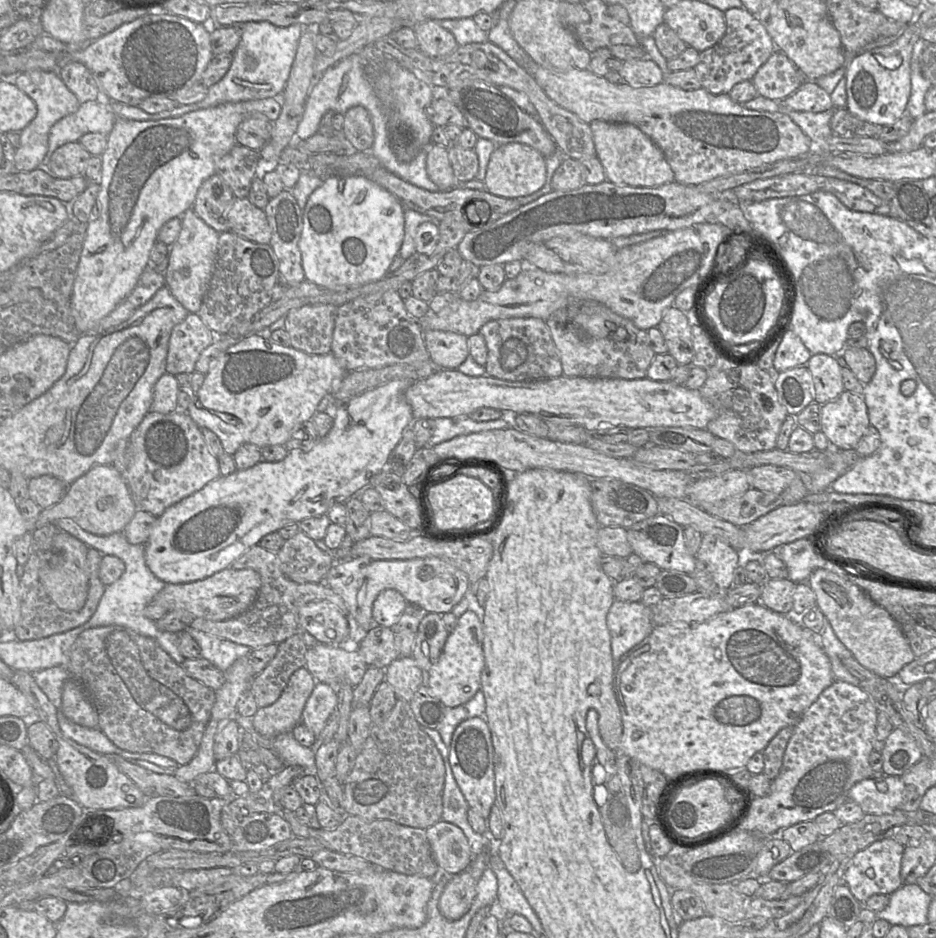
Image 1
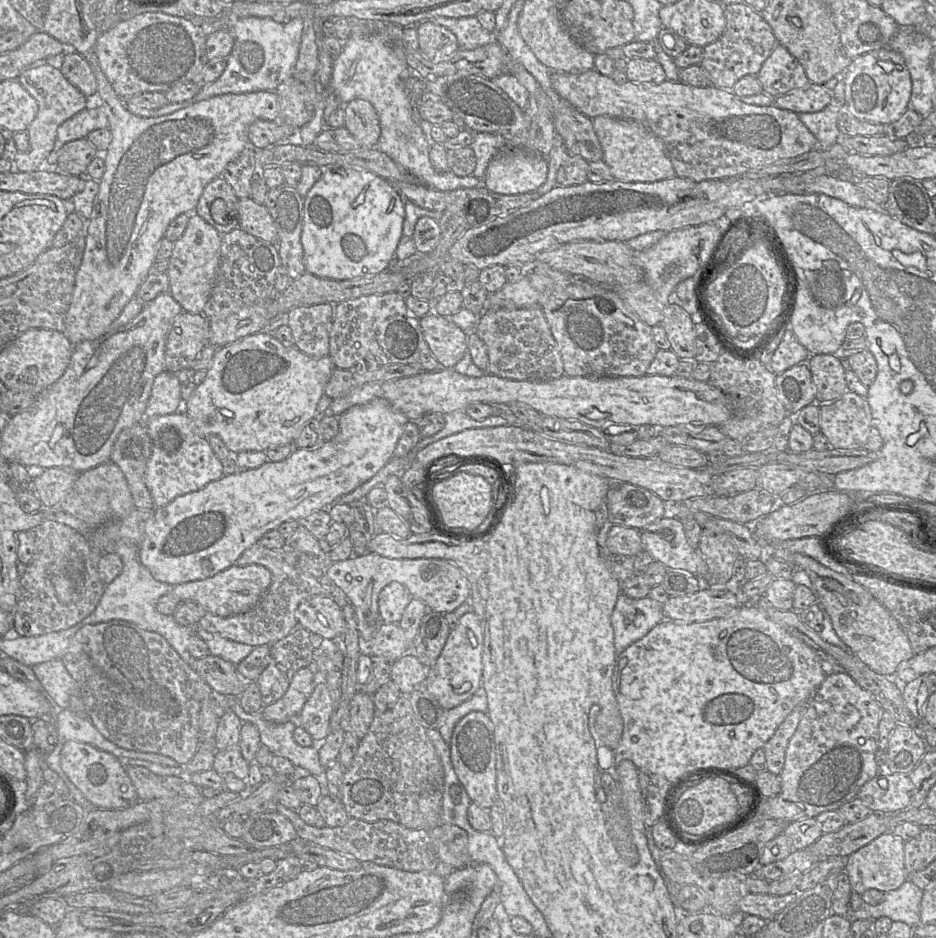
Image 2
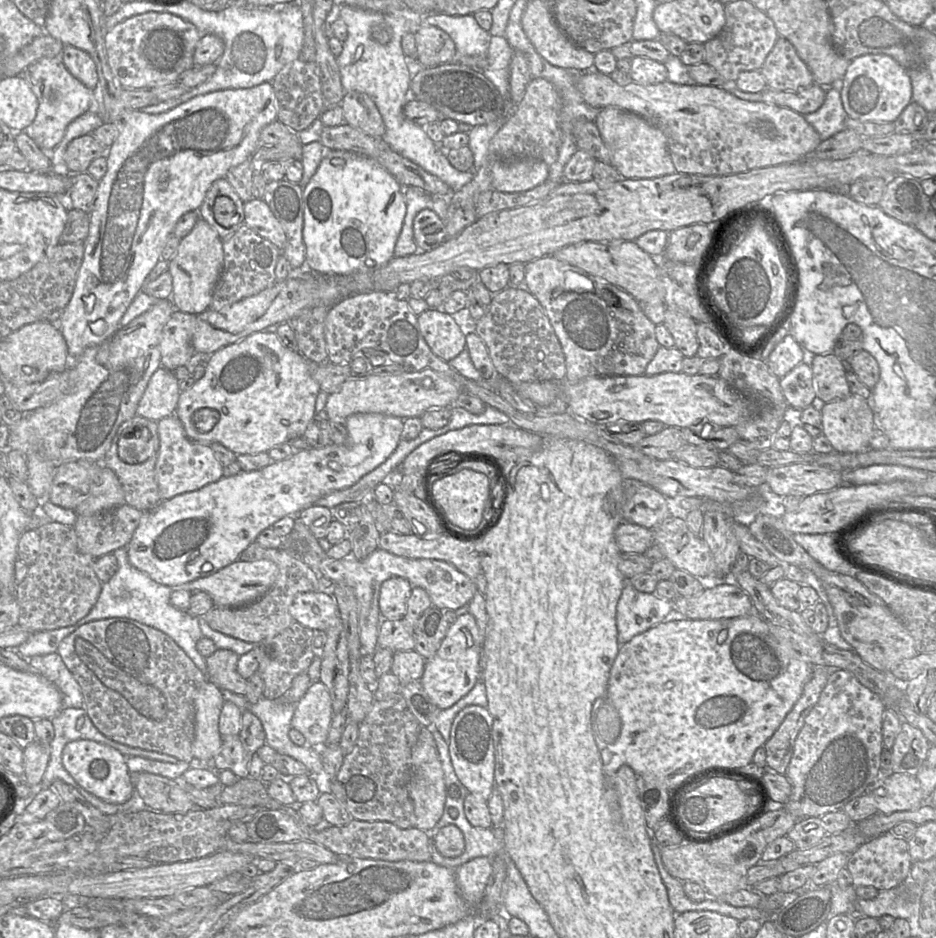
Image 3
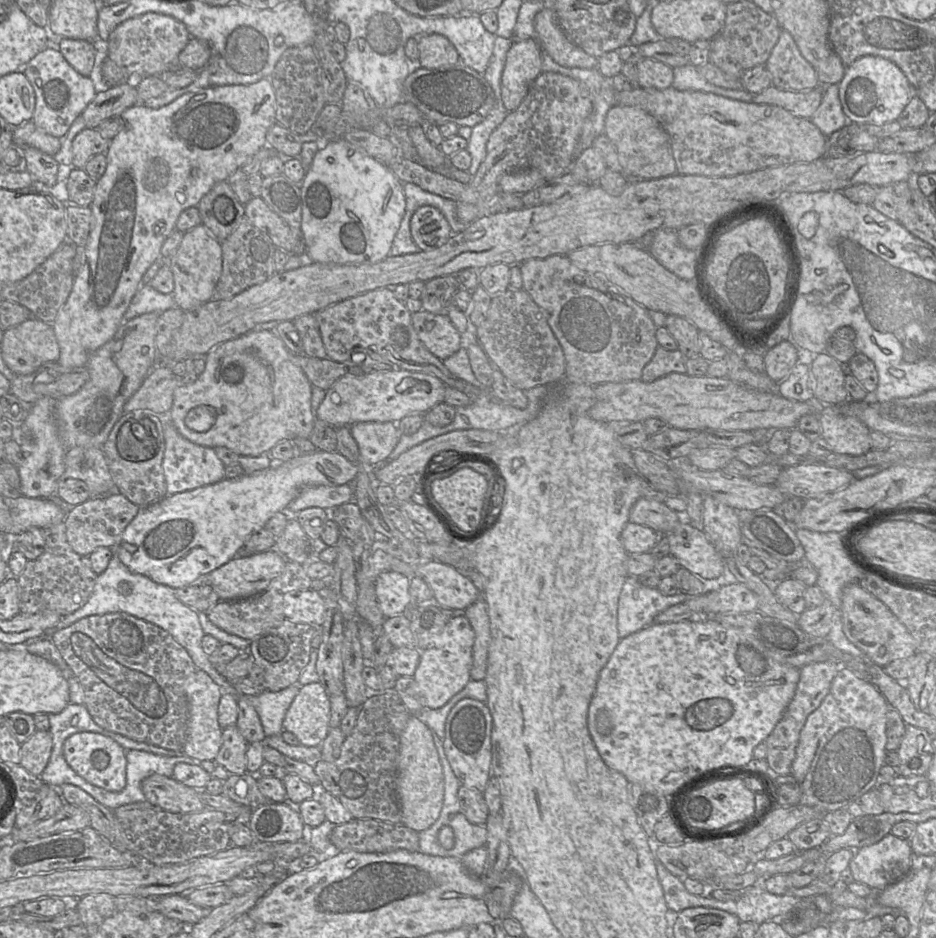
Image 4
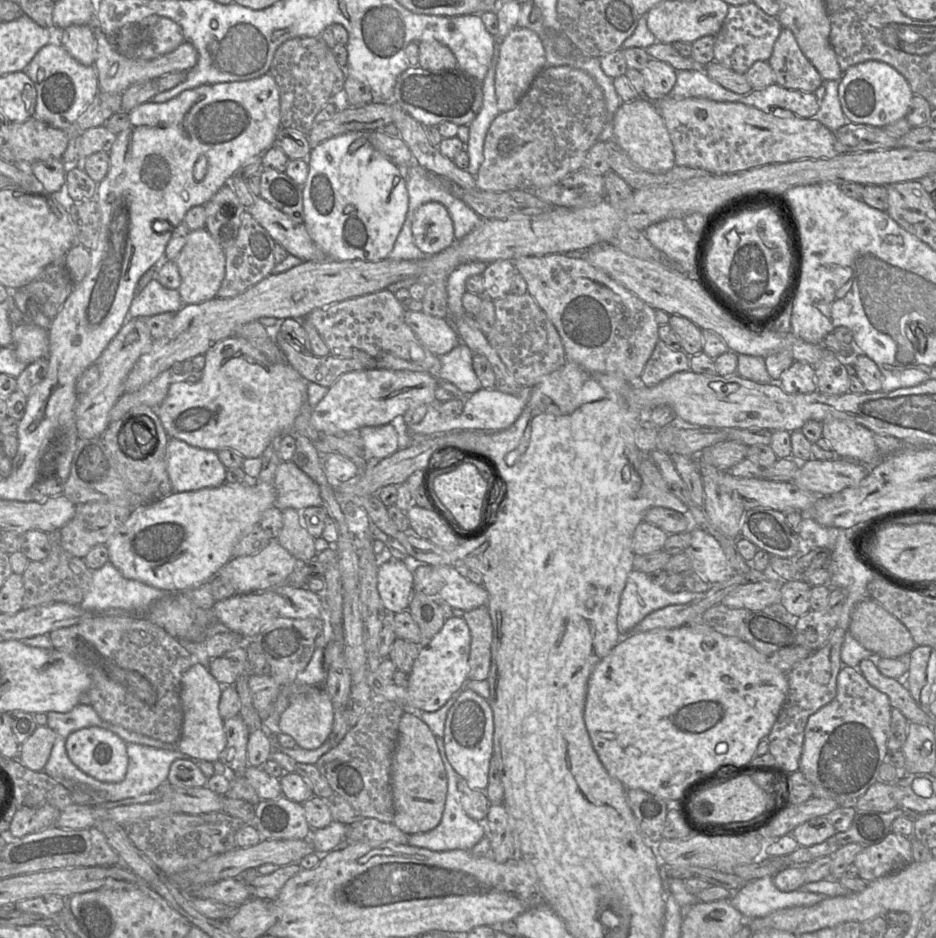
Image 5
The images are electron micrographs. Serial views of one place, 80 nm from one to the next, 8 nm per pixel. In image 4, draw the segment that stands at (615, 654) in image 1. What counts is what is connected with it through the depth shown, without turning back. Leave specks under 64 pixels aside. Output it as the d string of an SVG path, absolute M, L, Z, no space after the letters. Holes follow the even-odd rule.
M628 576L618 602L617 627L620 638L653 624L659 613L691 597L695 596L683 593L665 596L657 588L642 585L637 576Z

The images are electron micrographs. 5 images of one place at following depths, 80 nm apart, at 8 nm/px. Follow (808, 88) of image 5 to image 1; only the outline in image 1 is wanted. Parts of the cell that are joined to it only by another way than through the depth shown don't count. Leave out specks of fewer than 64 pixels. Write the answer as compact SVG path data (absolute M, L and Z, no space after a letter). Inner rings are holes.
M775 49L752 79L758 95L775 101L789 97L805 81L802 72L779 49Z

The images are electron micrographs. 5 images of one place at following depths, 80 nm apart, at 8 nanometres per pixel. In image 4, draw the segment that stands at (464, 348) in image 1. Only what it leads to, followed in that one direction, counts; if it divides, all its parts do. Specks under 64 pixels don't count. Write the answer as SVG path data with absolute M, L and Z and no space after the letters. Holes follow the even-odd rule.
M421 310L411 315L411 321L420 341L440 360L456 353L465 343L447 314Z

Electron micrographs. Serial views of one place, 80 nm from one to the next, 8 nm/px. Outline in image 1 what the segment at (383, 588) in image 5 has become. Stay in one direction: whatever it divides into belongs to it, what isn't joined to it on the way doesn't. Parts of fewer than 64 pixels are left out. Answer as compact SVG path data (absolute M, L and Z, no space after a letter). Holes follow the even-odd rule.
M395 589L379 593L372 608L373 624L392 628L408 607L407 600Z

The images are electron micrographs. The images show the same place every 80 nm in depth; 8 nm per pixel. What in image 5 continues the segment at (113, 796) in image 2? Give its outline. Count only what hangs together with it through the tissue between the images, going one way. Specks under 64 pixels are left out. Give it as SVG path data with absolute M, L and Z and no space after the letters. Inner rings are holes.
M93 726L70 734L65 747L71 762L82 772L101 782L118 783L125 778L128 767L126 745L115 733Z

